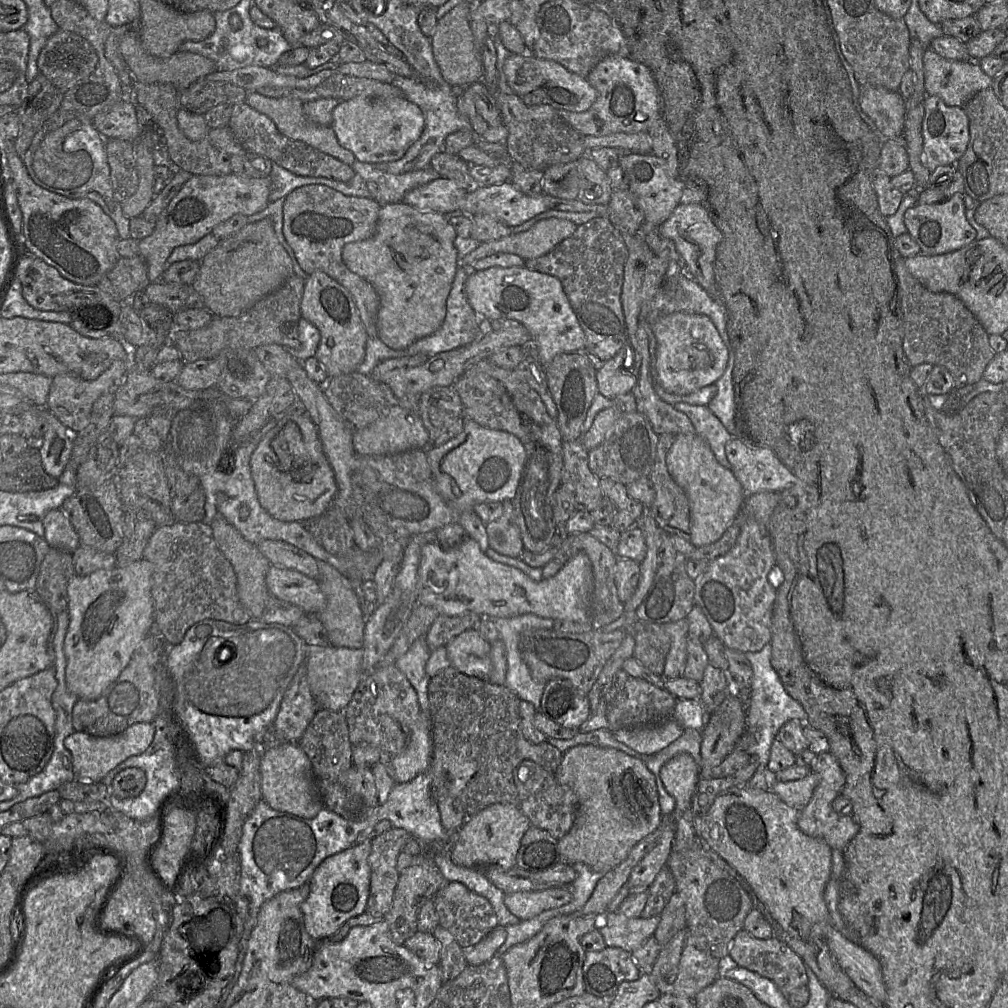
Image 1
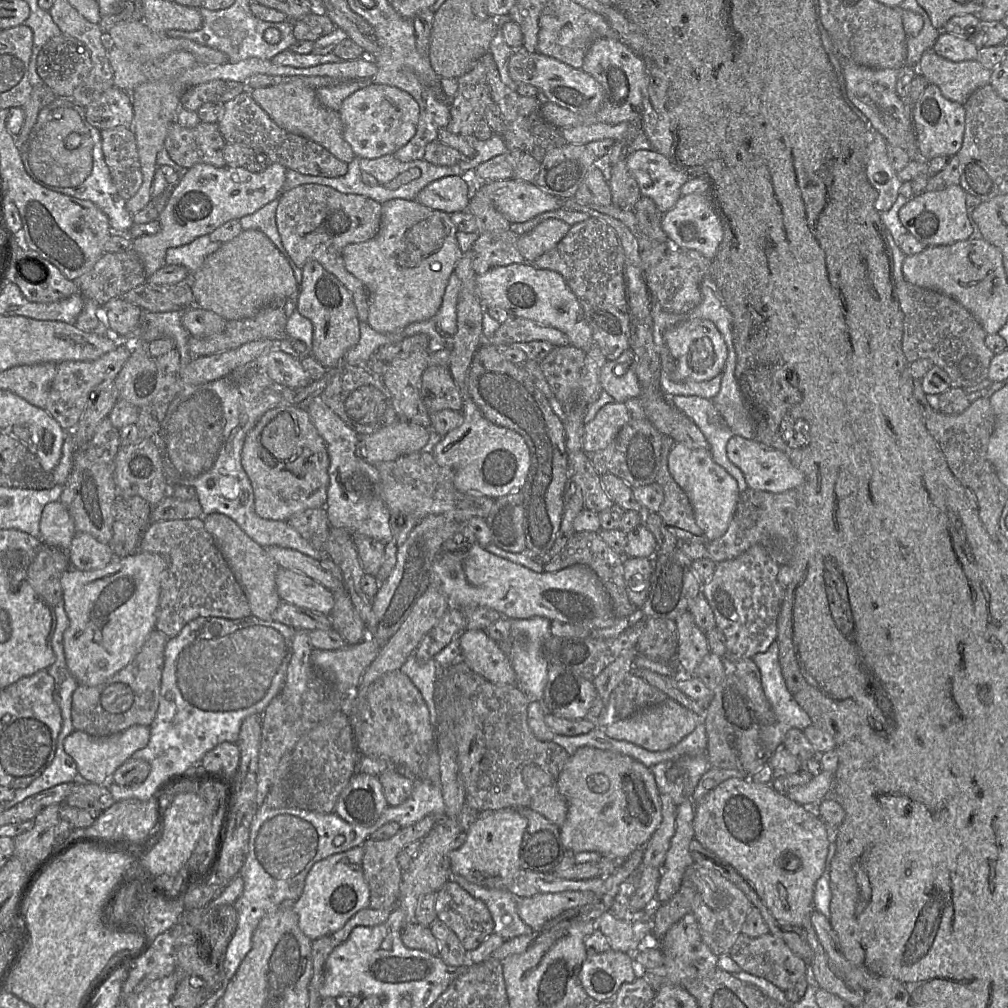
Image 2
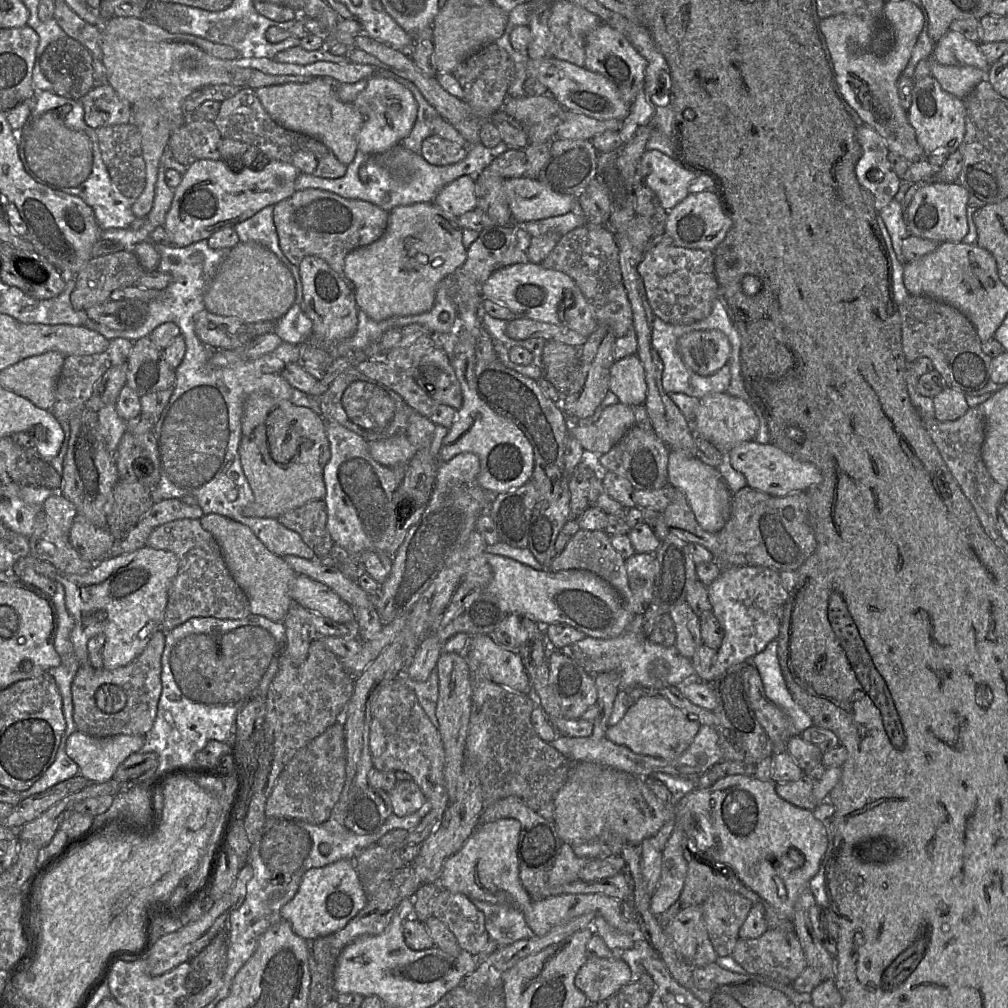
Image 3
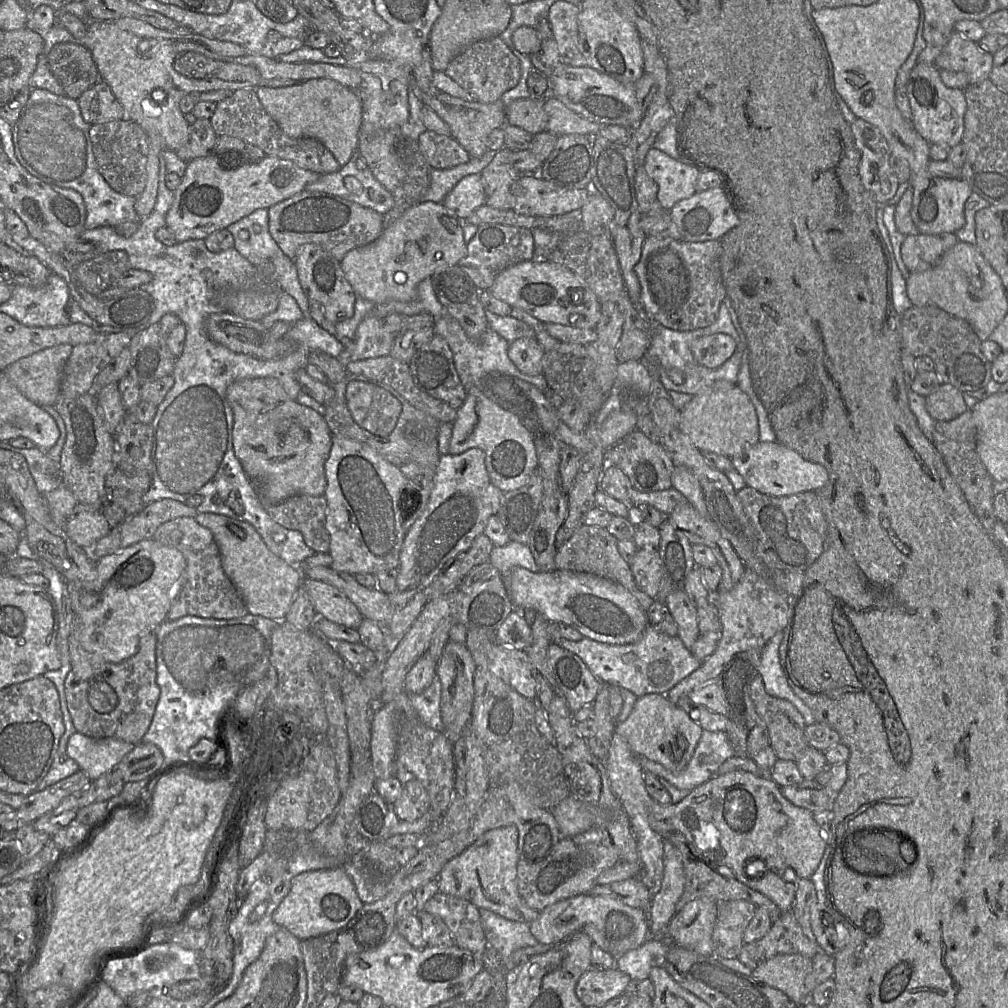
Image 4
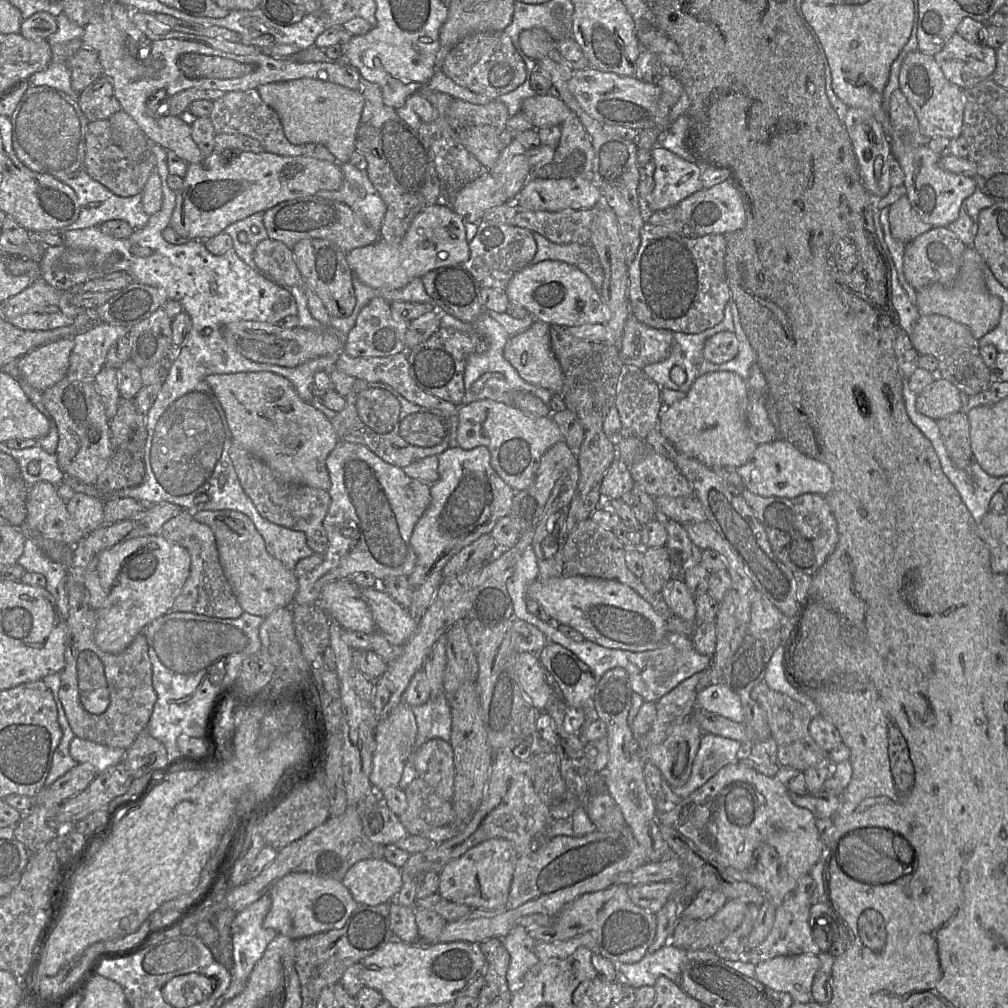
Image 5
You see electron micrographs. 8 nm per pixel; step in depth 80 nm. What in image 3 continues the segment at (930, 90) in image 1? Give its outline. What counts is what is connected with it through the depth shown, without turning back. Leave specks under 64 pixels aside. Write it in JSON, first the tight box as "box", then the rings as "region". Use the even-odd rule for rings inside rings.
{"box":[931,60,987,100],"region":[[[933,60],[931,75],[944,91],[964,100],[978,83],[986,79],[987,71],[974,66],[942,65]]]}

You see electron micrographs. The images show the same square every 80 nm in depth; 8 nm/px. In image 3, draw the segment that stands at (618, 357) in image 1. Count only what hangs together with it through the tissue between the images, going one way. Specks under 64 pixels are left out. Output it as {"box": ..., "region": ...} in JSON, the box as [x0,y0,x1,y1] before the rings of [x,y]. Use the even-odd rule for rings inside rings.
{"box":[609,354,647,406],"region":[[[637,354],[614,362],[610,371],[609,389],[620,403],[629,406],[644,404],[647,384],[643,364]]]}

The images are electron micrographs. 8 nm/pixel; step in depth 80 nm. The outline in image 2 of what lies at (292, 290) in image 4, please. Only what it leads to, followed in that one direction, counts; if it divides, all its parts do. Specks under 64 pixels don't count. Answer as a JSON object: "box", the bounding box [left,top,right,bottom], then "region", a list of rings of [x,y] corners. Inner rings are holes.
{"box":[240,198,302,286],"region":[[[279,198],[269,202],[253,214],[242,217],[240,224],[243,230],[257,229],[262,231],[274,243],[278,250],[289,262],[294,272],[296,282],[300,286],[302,283],[302,270],[293,262],[292,258],[284,248],[276,224],[276,209]]]}

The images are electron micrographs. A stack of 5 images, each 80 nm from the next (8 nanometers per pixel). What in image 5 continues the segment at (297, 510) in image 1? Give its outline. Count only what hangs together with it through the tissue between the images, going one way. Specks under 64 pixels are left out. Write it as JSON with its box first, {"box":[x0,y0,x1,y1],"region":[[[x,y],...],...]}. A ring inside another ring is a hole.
{"box":[206,372,339,491],"region":[[[239,372],[212,374],[206,377],[226,415],[233,442],[265,462],[286,483],[301,484],[328,491],[331,481],[326,459],[339,442],[331,421],[303,401],[293,384],[283,376],[271,372]]]}

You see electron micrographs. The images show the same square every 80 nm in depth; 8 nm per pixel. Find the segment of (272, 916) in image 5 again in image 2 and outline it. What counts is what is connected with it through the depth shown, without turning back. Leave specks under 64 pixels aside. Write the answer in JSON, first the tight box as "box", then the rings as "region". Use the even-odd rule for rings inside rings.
{"box":[292,845,370,940],"region":[[[360,845],[346,852],[323,859],[311,867],[305,879],[301,895],[292,903],[292,907],[298,915],[299,927],[310,940],[315,940],[338,931],[358,911],[369,907],[370,889],[363,873],[363,854],[363,848]]]}

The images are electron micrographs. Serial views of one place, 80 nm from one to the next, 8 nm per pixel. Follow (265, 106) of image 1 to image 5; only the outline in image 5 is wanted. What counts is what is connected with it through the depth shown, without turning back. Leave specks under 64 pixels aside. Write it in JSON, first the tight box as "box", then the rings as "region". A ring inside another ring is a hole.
{"box":[257,78,365,164],"region":[[[319,78],[269,83],[257,90],[261,99],[277,113],[284,134],[292,144],[322,144],[338,164],[349,162],[356,150],[356,133],[365,103],[361,90],[352,90]]]}

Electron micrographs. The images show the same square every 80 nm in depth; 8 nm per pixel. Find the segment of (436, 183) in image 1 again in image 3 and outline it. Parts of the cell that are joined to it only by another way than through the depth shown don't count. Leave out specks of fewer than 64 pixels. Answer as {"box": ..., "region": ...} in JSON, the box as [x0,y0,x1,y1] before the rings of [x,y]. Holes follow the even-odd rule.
{"box":[433,175,477,217],"region":[[[463,175],[444,186],[433,200],[438,207],[456,217],[477,207],[475,178]]]}

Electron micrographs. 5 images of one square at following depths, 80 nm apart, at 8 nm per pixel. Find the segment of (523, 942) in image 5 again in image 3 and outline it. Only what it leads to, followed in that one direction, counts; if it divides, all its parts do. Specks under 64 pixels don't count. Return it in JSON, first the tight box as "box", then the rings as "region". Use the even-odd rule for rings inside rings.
{"box":[472,900,535,947],"region":[[[472,900],[472,902],[484,913],[485,928],[489,938],[495,941],[498,947],[535,937],[535,933],[526,923],[523,912],[518,908],[478,900]]]}

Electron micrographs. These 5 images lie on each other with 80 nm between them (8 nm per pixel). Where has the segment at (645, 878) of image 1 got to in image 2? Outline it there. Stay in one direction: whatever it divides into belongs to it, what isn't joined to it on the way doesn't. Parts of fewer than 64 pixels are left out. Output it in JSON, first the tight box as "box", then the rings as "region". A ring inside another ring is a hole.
{"box":[641,795,677,868],"region":[[[660,795],[662,821],[644,846],[641,867],[660,868],[665,861],[676,826],[677,806],[669,795]]]}

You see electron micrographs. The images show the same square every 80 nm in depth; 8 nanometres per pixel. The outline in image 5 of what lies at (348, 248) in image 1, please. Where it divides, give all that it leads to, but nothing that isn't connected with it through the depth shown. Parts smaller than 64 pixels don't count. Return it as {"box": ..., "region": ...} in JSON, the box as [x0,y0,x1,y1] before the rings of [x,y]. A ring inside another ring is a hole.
{"box":[346,202,470,290],"region":[[[443,202],[420,212],[400,243],[389,244],[379,238],[374,244],[353,249],[346,254],[347,264],[353,274],[375,290],[402,289],[413,279],[421,278],[431,270],[461,265],[469,257],[470,248],[463,218]]]}

